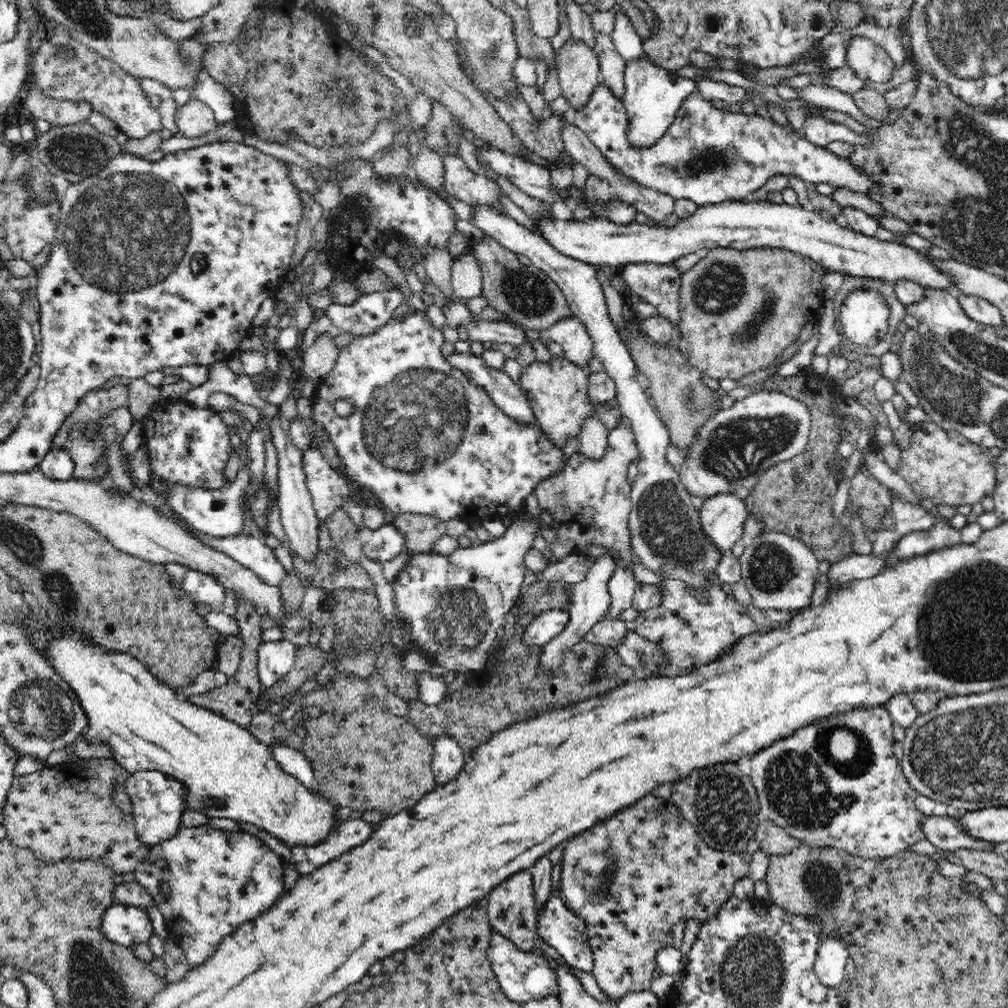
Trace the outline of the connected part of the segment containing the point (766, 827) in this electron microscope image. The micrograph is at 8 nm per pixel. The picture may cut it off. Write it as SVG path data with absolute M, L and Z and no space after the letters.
M760 819L754 837L759 848L770 856L788 854L801 845L799 840L787 834L785 828L775 826L768 819Z

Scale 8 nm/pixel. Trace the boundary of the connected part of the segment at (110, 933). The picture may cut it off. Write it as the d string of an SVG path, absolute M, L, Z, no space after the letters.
M114 904L104 912L101 921L104 936L124 946L148 943L154 933L148 912L136 906Z

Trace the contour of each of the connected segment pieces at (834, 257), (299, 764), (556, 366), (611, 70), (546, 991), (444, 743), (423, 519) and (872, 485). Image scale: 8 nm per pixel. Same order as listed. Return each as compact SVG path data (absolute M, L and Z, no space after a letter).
M740 200L704 205L670 228L651 222L616 224L614 221L599 217L585 221L542 217L534 221L539 236L554 246L554 249L591 265L618 266L638 263L665 265L704 248L714 249L722 246L722 248L747 250L767 247L789 249L794 253L805 254L821 266L825 265L829 272L879 278L892 284L898 280L911 280L923 288L950 289L947 276L935 270L930 262L926 262L918 250L903 247L903 244L883 243L882 240L851 230L848 226L842 227L836 220L823 213L812 209L804 210L804 206L800 204Z
M280 743L272 746L271 751L284 772L297 778L310 791L318 793L318 790L314 788L313 768L302 750L292 749L284 743Z
M554 357L548 362L533 361L528 366L521 368L519 383L532 404L533 413L541 429L556 448L563 449L568 440L575 438L585 418L598 408L601 409L599 419L608 430L616 427L624 419L624 414L617 406L608 407L606 405L610 400L592 401L592 397L587 395L589 373L575 366L566 357Z
M595 32L593 49L599 58L599 70L604 77L603 86L606 86L618 100L623 100L626 94L624 79L626 60L616 51L609 34Z
M491 930L487 956L497 981L504 989L506 995L523 1005L528 1000L538 1000L553 996L559 998L560 989L556 980L556 970L551 960L537 950L522 952L508 937Z
M440 735L432 743L431 771L434 780L438 785L448 784L457 777L467 760L463 756L461 746L450 736Z
M402 513L395 515L392 524L404 535L407 550L412 554L430 553L434 544L444 536L446 532L446 521L440 520L432 515L416 515L414 513Z
M862 466L858 470L858 474L852 480L852 488L850 488L850 500L854 508L862 508L860 516L864 520L864 524L868 526L868 530L882 530L880 528L880 518L882 514L892 506L892 494L888 488L884 488L880 482L876 482L870 472Z

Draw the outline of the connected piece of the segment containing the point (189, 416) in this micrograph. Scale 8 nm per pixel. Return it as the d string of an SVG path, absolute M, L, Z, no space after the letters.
M160 399L141 421L150 478L194 488L221 489L224 486L224 468L230 458L231 445L228 427L218 412L212 408L192 408L180 401Z

